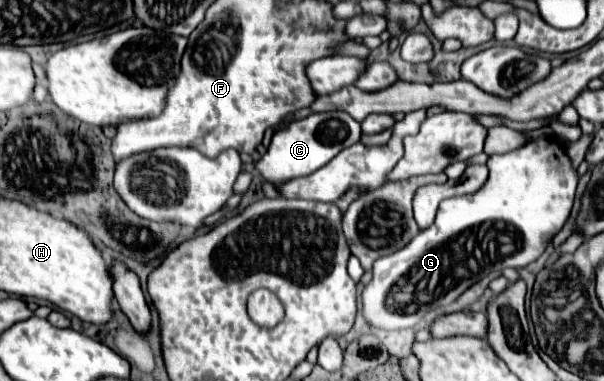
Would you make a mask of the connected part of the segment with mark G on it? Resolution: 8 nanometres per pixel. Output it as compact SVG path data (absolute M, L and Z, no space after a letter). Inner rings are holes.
M538 137L536 141L528 141L526 145L514 151L502 155L490 155L488 163L490 163L490 177L486 181L486 187L482 187L482 191L442 201L436 221L428 229L420 231L406 247L386 257L380 257L374 263L372 269L374 277L364 287L362 293L364 317L370 325L380 329L416 327L418 321L422 321L428 311L454 303L466 289L470 289L482 277L492 275L492 269L494 271L502 271L506 267L520 269L536 261L544 253L548 241L552 241L552 237L564 227L574 205L578 175L570 165L564 145L558 143L556 137Z

